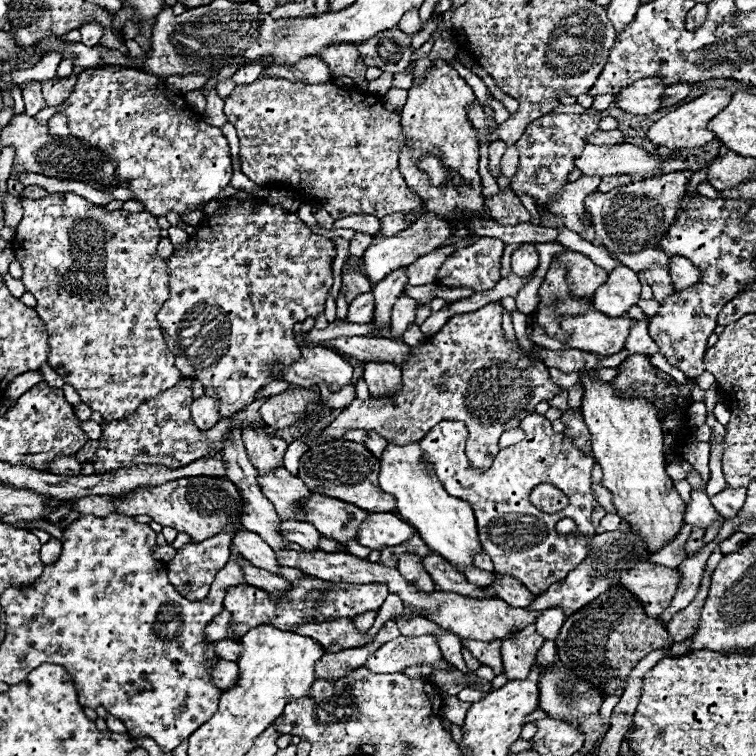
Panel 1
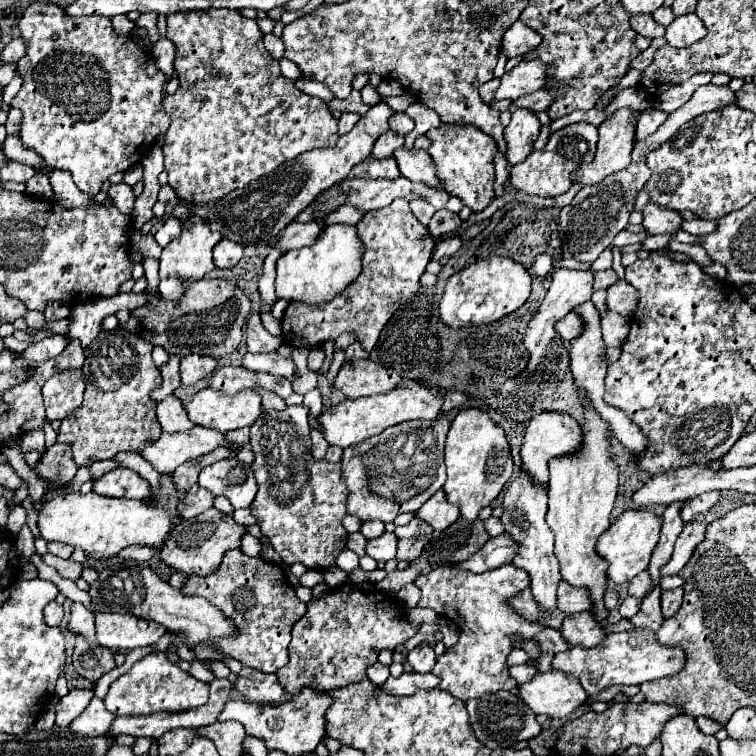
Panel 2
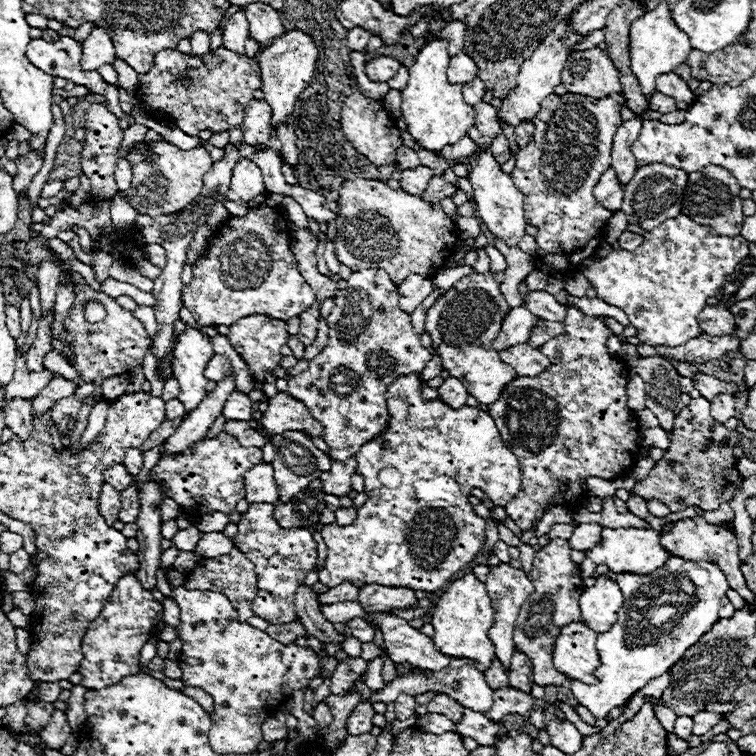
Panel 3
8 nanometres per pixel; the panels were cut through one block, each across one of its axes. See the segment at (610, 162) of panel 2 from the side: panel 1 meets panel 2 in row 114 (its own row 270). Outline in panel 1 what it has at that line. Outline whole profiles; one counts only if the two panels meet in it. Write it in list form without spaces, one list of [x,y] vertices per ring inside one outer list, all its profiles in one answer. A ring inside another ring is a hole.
[[[616,266],[608,272],[608,280],[596,290],[594,308],[612,318],[624,316],[628,308],[640,300],[640,288],[642,282],[638,272],[626,266]]]

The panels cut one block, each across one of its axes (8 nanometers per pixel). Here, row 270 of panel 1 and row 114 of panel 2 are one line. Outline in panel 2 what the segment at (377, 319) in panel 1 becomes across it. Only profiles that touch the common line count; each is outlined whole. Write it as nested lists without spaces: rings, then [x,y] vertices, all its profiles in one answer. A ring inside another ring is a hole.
[[[396,112],[396,116],[390,116],[390,128],[392,128],[396,134],[406,136],[408,132],[412,132],[414,120],[412,120],[408,114],[404,114],[404,112]]]

